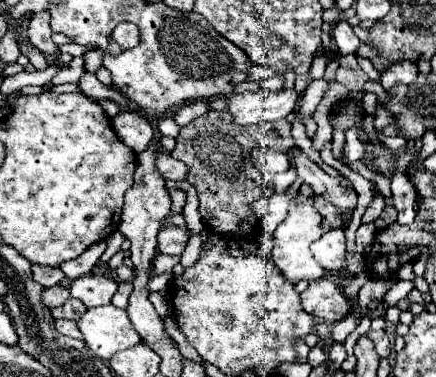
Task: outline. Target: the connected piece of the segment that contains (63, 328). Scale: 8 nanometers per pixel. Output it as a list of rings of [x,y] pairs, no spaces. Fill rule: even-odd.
[[[56,319],[54,321],[56,329],[62,333],[62,335],[68,335],[68,337],[74,337],[74,339],[80,339],[80,329],[76,329],[76,321],[68,321],[68,319]]]

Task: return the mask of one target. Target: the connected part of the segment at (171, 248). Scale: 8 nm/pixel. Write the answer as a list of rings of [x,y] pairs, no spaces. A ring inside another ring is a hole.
[[[166,227],[158,233],[158,251],[166,255],[180,255],[188,243],[186,227]]]

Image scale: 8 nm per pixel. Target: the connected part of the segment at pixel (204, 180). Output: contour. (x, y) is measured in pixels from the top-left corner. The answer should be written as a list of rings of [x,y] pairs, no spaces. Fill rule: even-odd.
[[[208,111],[204,117],[198,117],[196,121],[180,129],[176,137],[176,147],[170,155],[188,165],[186,181],[192,183],[198,191],[198,211],[208,231],[224,239],[260,237],[262,219],[258,219],[258,215],[252,211],[252,201],[264,193],[264,185],[268,183],[264,181],[262,171],[252,165],[252,149],[274,147],[274,151],[286,153],[288,147],[294,147],[296,143],[292,135],[276,133],[282,127],[288,127],[290,131],[290,123],[286,125],[280,121],[260,123],[254,127],[240,127],[232,123],[232,117],[226,111]]]

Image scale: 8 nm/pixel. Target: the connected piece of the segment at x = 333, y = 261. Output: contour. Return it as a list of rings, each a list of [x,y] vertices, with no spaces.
[[[342,229],[328,231],[318,241],[312,243],[312,253],[326,271],[338,271],[346,265],[344,249],[346,249],[346,237]]]

